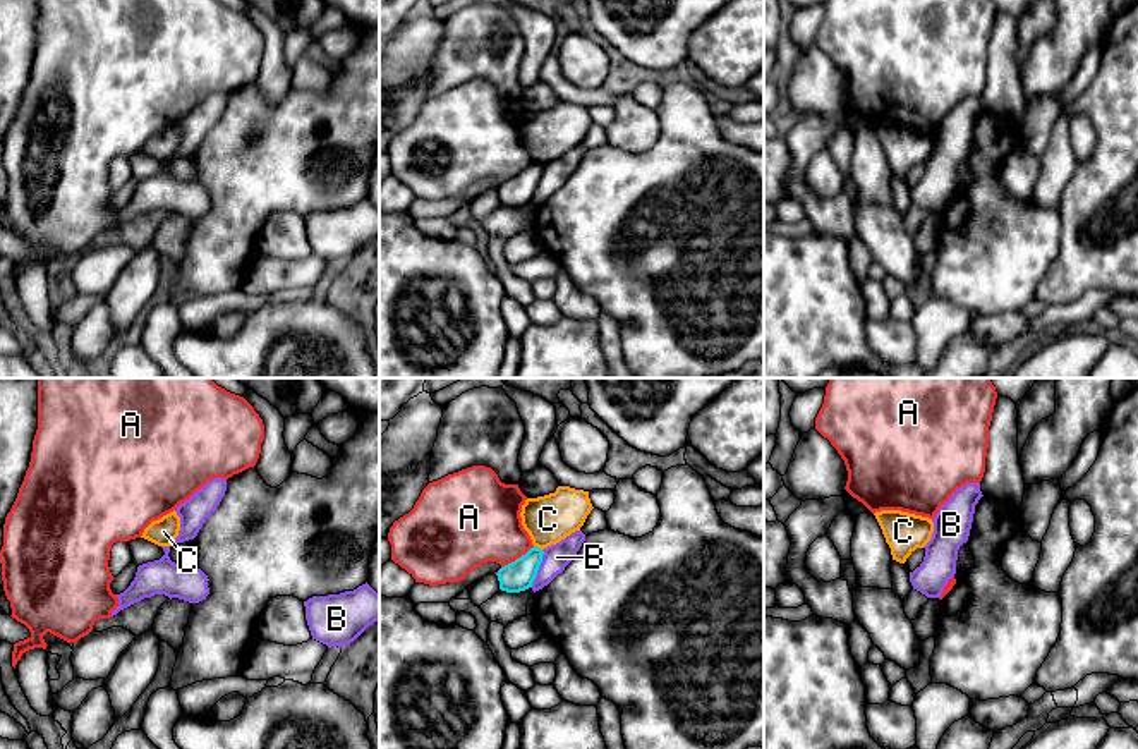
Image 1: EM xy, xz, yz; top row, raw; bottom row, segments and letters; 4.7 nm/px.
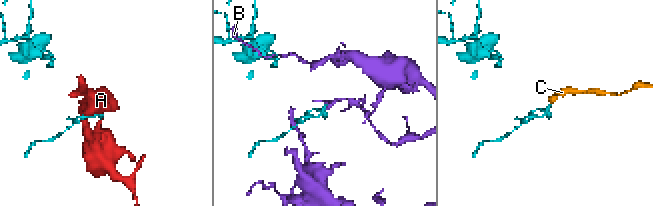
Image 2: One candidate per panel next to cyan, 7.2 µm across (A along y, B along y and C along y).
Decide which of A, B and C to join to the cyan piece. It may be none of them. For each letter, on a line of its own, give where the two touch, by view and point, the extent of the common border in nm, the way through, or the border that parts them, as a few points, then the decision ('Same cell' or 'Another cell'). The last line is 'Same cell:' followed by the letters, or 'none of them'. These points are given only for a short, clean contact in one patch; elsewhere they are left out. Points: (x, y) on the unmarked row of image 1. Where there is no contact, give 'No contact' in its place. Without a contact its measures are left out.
A: Touches cyan at xz (517, 174). Shared border 190 nm. Another cell
B: Touches cyan at xz (538, 184). Shared border 190 nm. Another cell
C: Touches cyan at xz (536, 162). Shared border 50 nm. Boundary: xz (534, 160), (541, 165). Another cell
Same cell: none of them

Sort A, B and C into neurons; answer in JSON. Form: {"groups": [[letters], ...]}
{"groups": [["A"], ["B"], ["C"]]}

